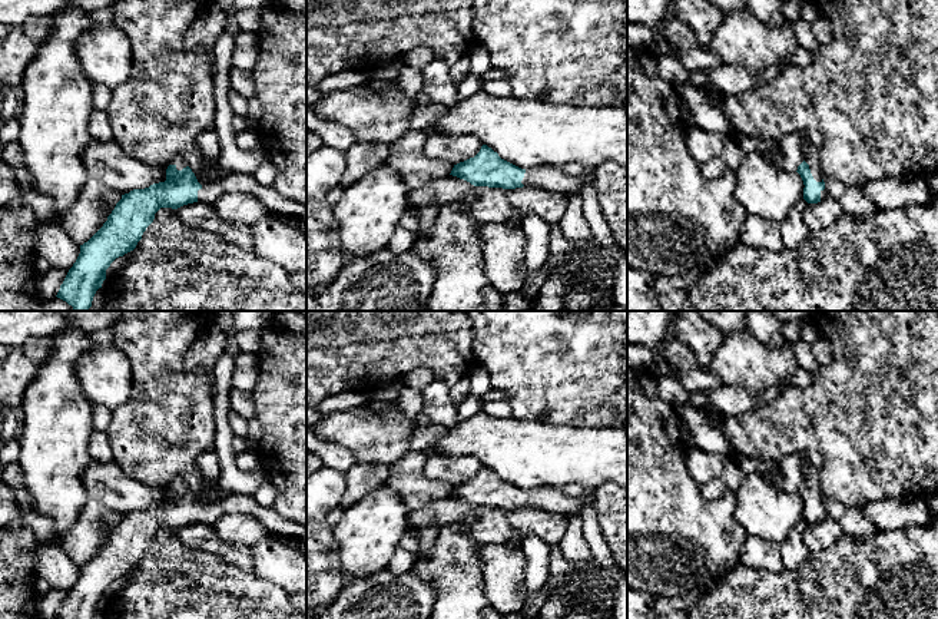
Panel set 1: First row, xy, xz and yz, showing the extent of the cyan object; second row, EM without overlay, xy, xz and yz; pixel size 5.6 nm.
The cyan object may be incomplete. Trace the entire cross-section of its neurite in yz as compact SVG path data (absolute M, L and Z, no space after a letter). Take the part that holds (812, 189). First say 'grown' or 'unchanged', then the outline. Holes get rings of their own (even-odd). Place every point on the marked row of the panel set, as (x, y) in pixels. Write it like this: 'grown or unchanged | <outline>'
grown | M806 143L803 146L803 162L798 166L798 173L803 181L803 199L808 203L818 203L828 198L825 191L823 175L819 163L819 148L813 143Z

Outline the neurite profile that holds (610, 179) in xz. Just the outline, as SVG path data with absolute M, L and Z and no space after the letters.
M617 163L597 166L594 185L614 241L627 254L627 166Z

